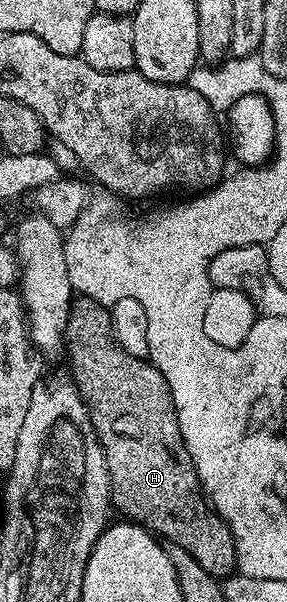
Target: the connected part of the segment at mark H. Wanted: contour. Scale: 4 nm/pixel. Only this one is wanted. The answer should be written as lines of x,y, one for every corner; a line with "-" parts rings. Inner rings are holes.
83,297
77,298
72,304
72,311
68,314
64,329
64,338
62,340
63,350
68,350
68,367
72,370
70,374
71,382
75,383
78,393
86,409
88,416
92,422
92,428
96,434
96,440
100,443
100,448
104,454
106,461
106,469
108,476
112,482
112,507
120,510
125,520
133,523
139,523
140,526
148,528
153,535
166,541
174,547
186,549
186,553
190,553
190,557
194,557
194,561
198,561
198,565
202,565
202,569
206,569
206,573
217,577
228,577
237,570
236,565
236,546
234,545
234,537
230,533
224,520
212,510
208,497
204,493
203,487
200,486
200,478
194,469
194,461
190,457
190,453
186,449
186,441
182,441
182,429
178,425
178,413
174,409
174,397
170,393
170,385
166,385
166,377
162,377
162,373
148,359
139,359
138,357
130,357
126,353
126,349
122,349
122,345
116,340
116,334
112,332
112,316
109,308
102,303
95,303
92,299

